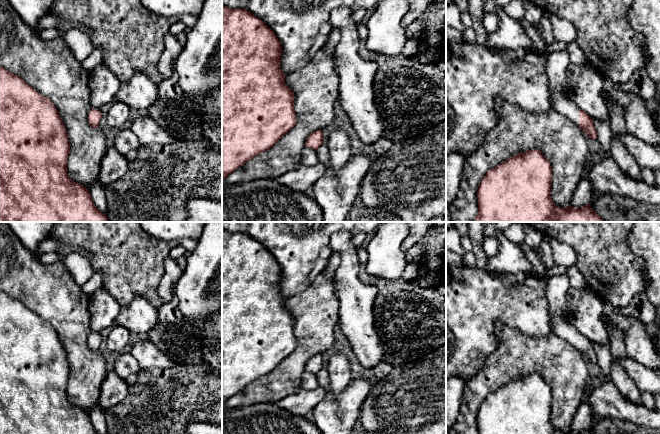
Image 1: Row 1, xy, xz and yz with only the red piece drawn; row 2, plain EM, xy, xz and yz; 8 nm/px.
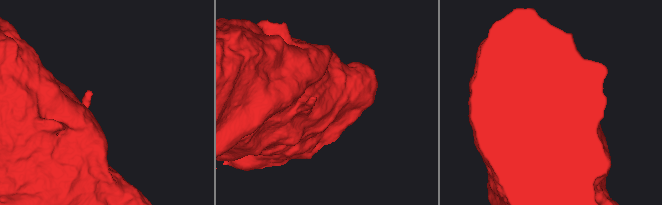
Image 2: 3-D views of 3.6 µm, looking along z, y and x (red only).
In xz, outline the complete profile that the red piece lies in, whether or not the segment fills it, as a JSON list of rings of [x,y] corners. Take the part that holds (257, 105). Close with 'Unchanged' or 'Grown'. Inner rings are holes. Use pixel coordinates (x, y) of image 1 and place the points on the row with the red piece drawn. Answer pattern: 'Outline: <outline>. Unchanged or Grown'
Outline: [[[222,5],[222,180],[244,163],[275,145],[296,124],[294,93],[285,83],[285,74],[280,69],[282,47],[280,41],[260,18],[244,9],[231,9]]]. Unchanged

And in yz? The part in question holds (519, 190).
Outline: [[[531,149],[526,152],[520,152],[519,154],[513,155],[507,161],[489,170],[481,180],[481,183],[479,184],[479,188],[477,191],[478,214],[475,217],[474,222],[605,222],[592,210],[591,203],[580,208],[573,207],[571,205],[569,205],[567,208],[557,207],[554,204],[551,197],[551,184],[552,184],[551,165],[540,150]]]. Unchanged

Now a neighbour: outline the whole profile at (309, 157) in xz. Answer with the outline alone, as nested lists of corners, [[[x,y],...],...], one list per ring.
[[[305,147],[301,153],[301,164],[304,166],[313,166],[319,163],[317,151],[315,149]]]

